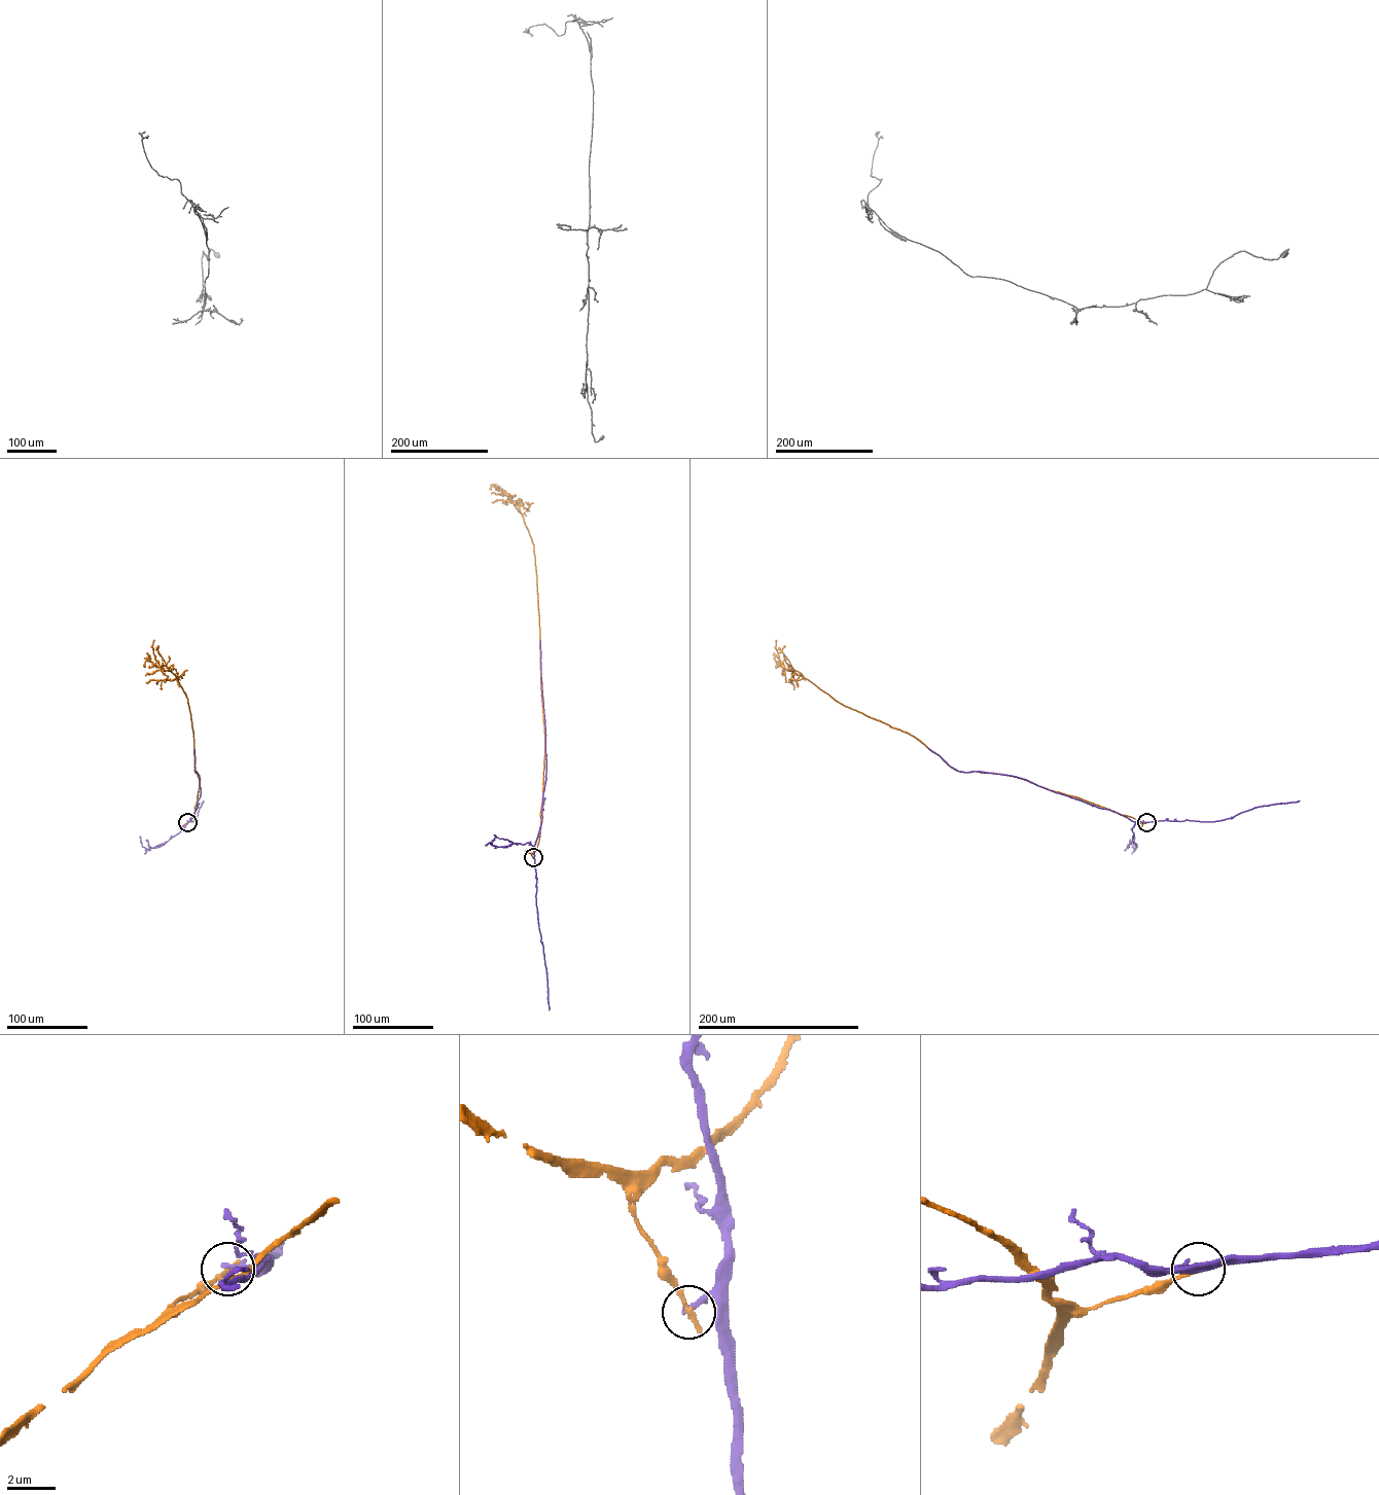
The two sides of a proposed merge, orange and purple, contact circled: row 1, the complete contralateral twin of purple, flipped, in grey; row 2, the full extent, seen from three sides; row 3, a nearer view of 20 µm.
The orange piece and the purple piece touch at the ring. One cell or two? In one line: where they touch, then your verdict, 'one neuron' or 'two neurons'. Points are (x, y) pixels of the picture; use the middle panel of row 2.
at (533, 857); two neurons

